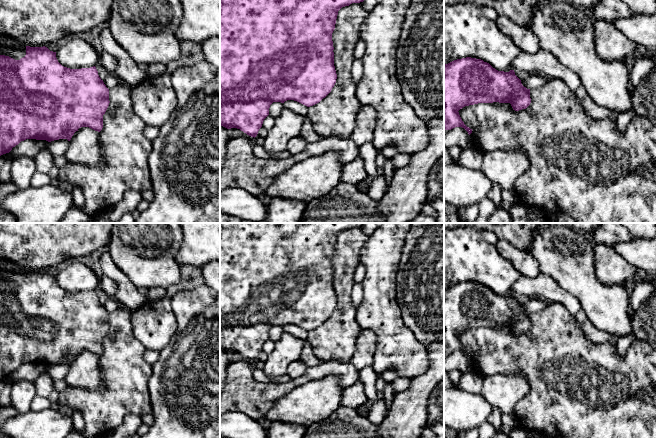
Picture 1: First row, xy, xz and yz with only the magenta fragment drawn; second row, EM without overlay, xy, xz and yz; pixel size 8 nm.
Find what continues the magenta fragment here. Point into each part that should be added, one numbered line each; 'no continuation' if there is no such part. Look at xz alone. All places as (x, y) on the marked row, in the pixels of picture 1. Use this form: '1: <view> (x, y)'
no continuation

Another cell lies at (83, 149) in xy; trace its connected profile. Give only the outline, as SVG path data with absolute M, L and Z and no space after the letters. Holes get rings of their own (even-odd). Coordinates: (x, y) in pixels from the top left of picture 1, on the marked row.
M89 127L79 128L71 140L64 156L70 163L101 167L104 165L99 147L99 132Z

